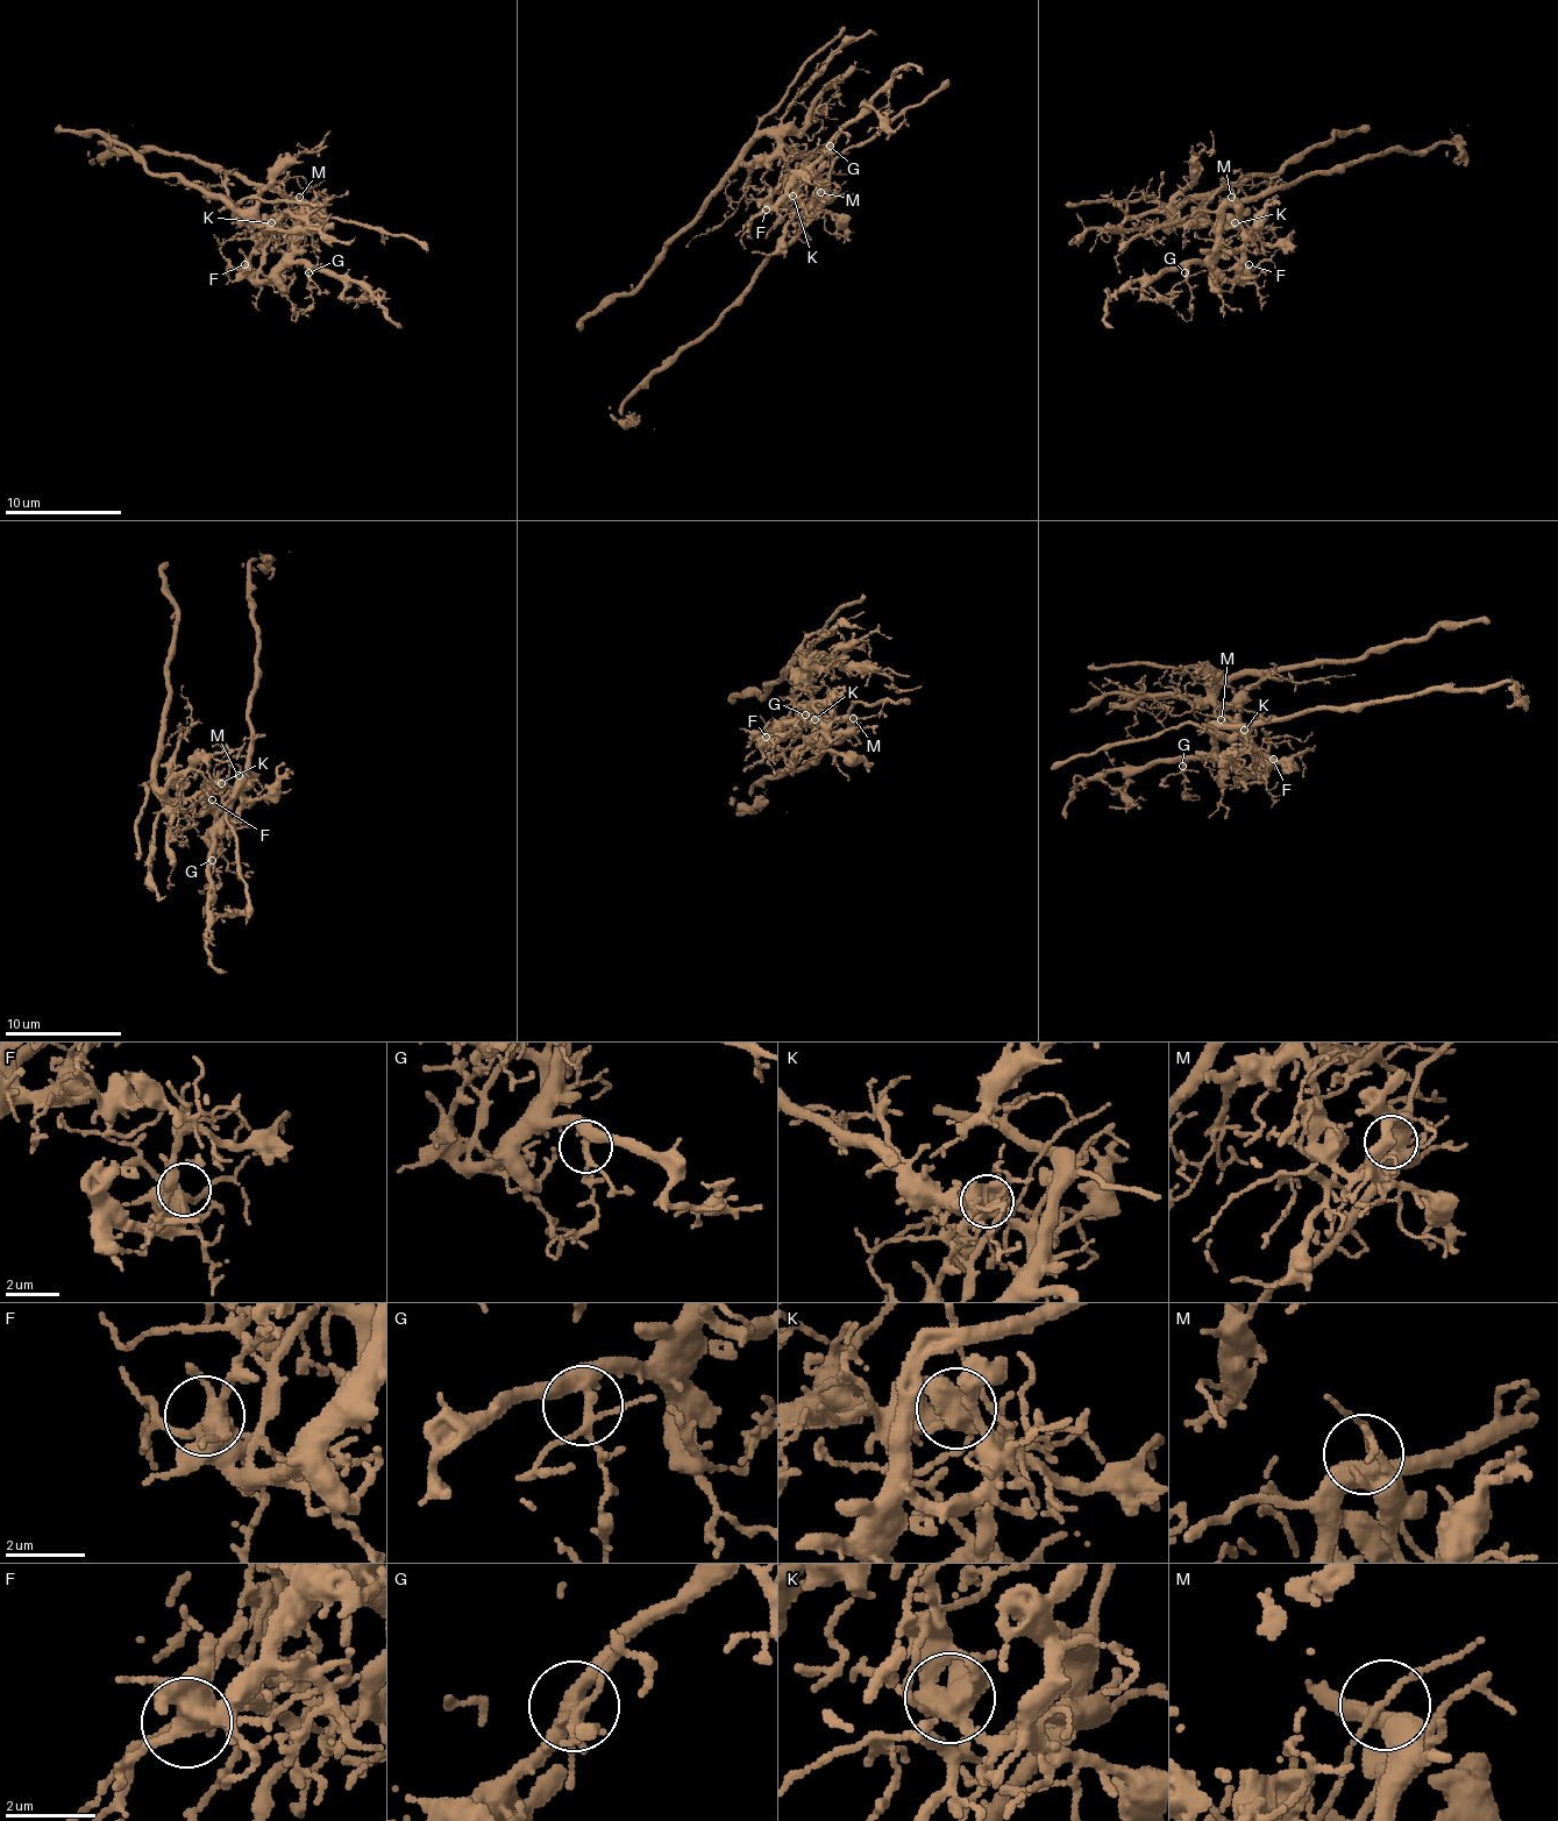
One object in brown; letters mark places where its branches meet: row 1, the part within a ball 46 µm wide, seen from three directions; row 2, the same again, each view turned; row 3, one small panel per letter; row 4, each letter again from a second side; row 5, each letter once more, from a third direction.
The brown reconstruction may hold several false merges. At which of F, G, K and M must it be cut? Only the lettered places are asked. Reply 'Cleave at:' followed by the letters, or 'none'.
Cleave at: K

